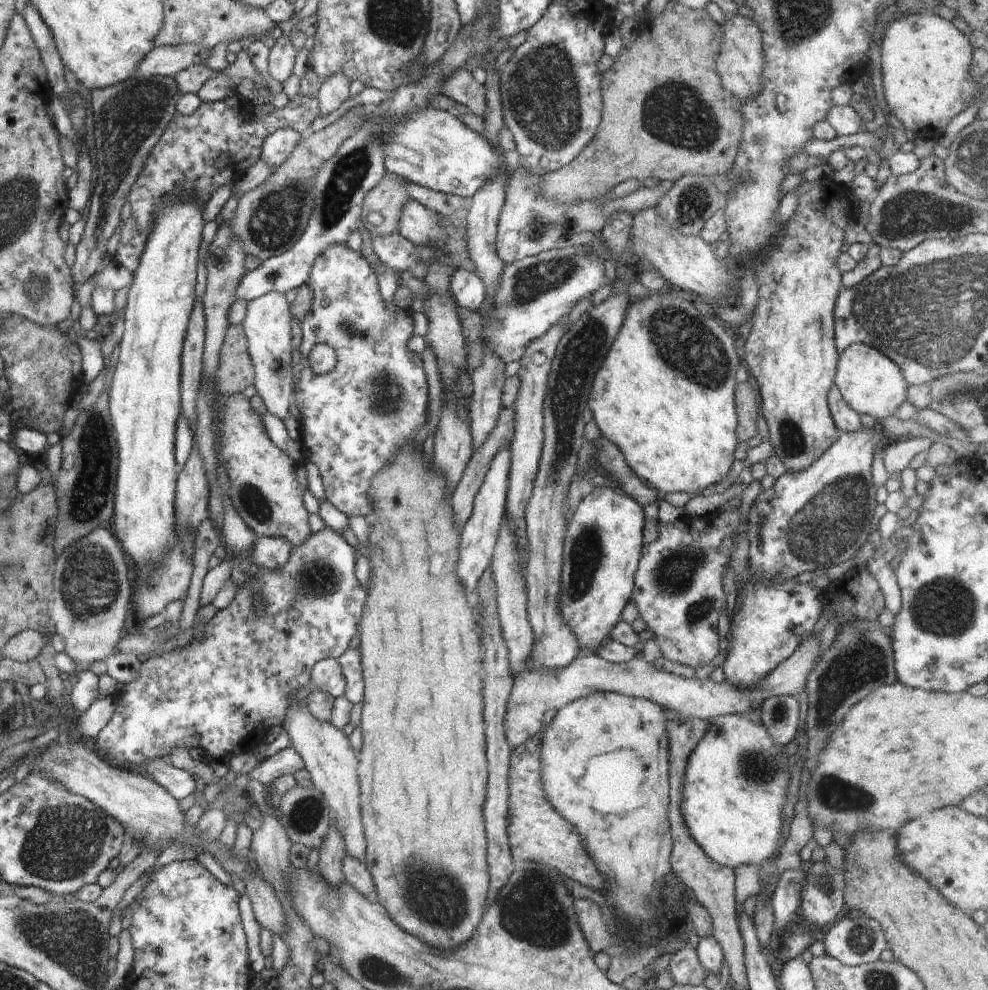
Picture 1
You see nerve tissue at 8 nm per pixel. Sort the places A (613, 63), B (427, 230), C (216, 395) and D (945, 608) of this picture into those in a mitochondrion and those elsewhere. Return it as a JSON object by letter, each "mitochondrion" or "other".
{"A":"other","B":"other","C":"other","D":"mitochondrion"}

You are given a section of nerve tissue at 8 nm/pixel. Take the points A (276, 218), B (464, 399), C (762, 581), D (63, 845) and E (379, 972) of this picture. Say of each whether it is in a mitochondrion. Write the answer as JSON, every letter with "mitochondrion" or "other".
{"A":"mitochondrion","B":"other","C":"other","D":"mitochondrion","E":"mitochondrion"}

